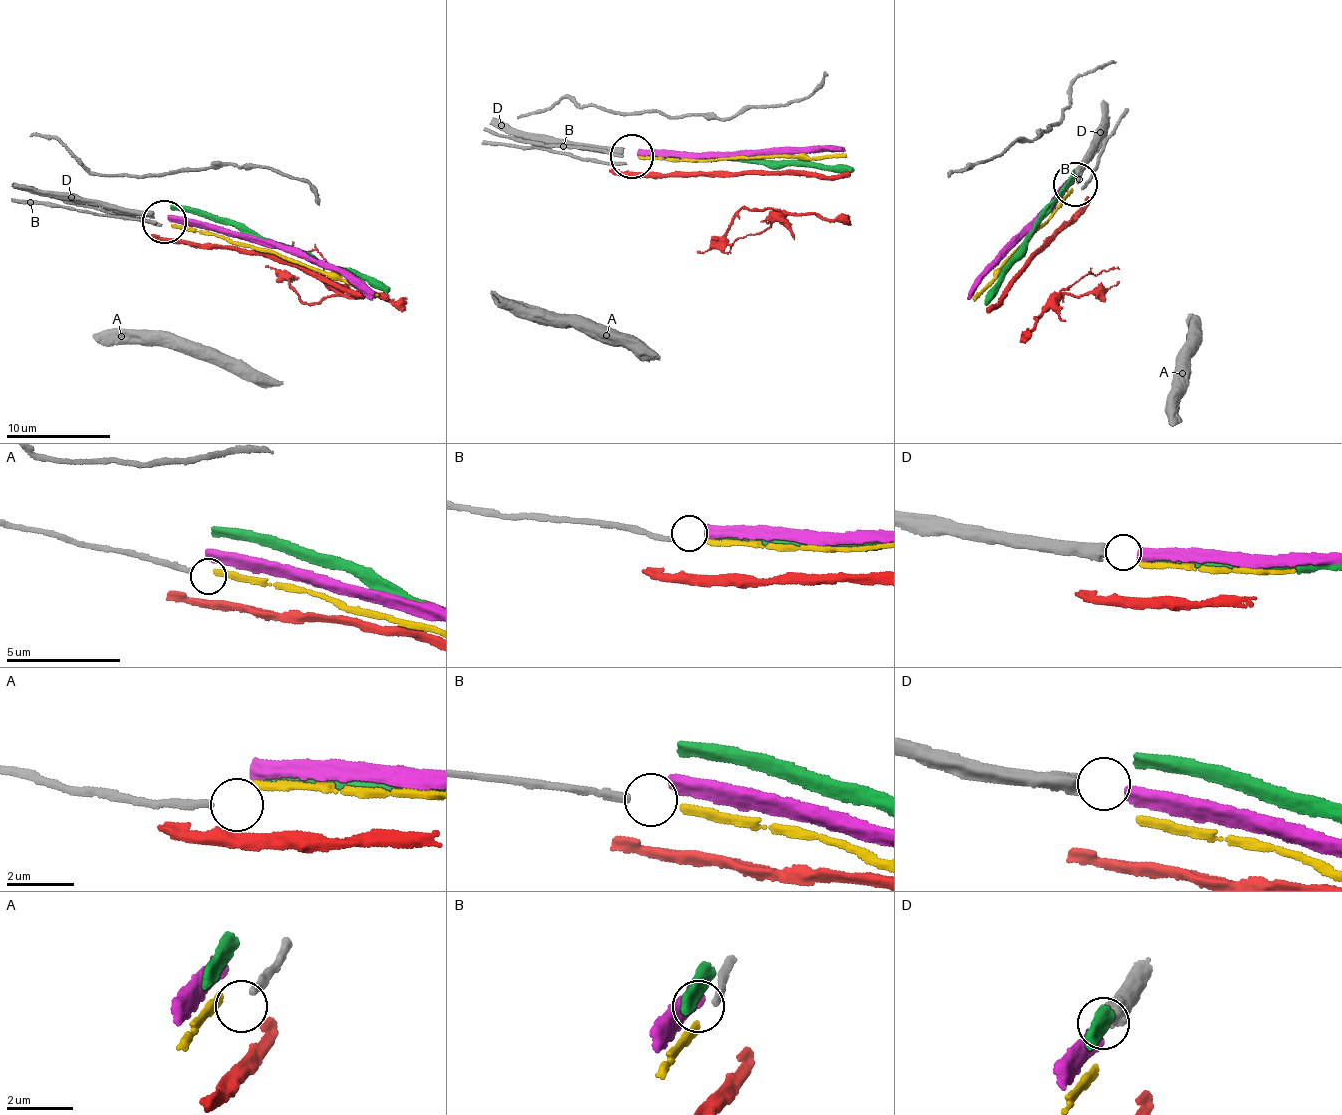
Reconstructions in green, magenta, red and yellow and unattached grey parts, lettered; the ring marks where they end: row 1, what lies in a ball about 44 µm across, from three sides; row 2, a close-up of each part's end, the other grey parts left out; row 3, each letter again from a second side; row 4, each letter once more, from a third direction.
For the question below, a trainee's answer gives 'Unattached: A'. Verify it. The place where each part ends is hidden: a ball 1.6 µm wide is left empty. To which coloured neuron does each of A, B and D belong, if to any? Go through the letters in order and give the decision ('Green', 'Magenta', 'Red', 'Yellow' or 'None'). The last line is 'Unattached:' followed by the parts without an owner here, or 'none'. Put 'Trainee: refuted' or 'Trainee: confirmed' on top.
Trainee: confirmed
A: None
B: Yellow
D: Magenta
Unattached: A

